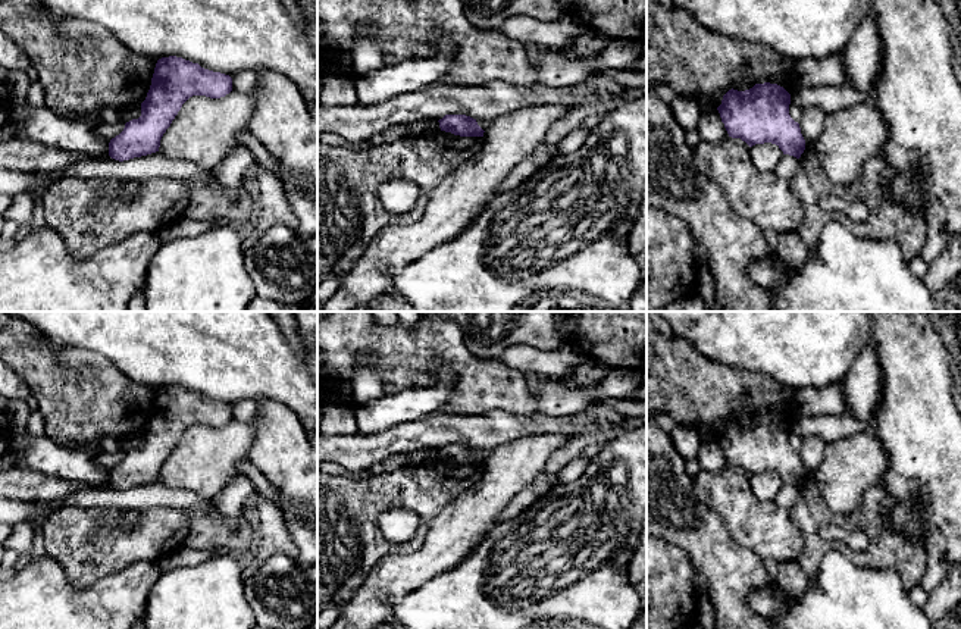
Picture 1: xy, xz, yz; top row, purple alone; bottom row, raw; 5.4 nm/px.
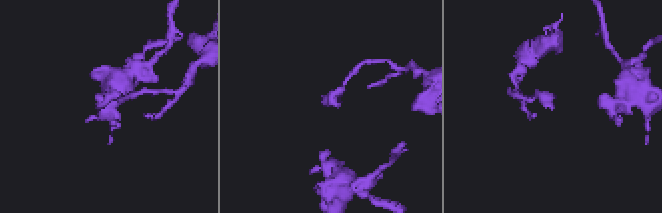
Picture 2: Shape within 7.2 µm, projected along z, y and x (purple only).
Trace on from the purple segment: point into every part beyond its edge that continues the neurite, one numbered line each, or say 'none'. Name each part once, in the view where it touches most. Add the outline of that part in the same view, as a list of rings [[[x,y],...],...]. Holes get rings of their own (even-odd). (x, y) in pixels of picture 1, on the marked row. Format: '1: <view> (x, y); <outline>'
none

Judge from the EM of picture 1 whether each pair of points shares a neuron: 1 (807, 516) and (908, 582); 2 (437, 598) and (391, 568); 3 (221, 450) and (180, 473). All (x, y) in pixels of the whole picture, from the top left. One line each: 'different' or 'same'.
1: same
2: different
3: same

